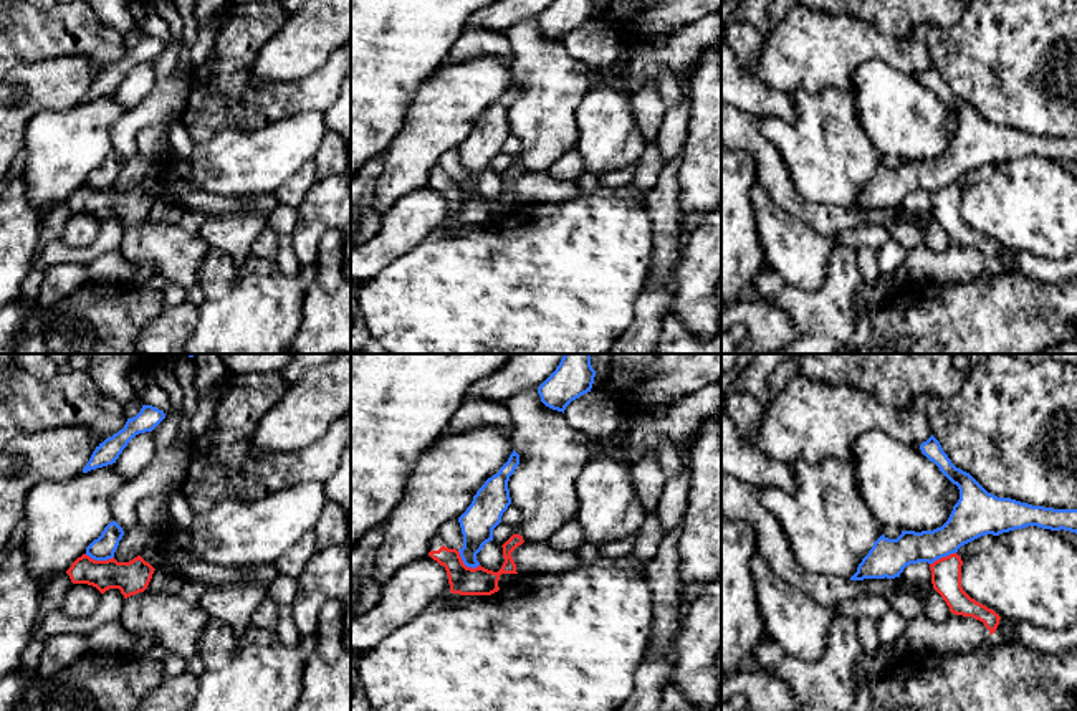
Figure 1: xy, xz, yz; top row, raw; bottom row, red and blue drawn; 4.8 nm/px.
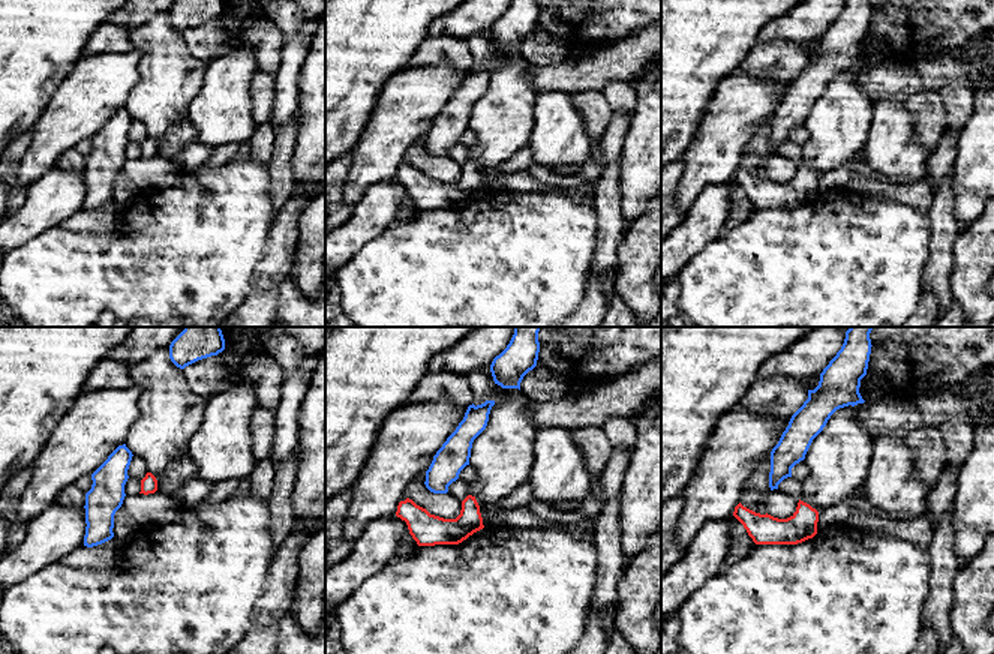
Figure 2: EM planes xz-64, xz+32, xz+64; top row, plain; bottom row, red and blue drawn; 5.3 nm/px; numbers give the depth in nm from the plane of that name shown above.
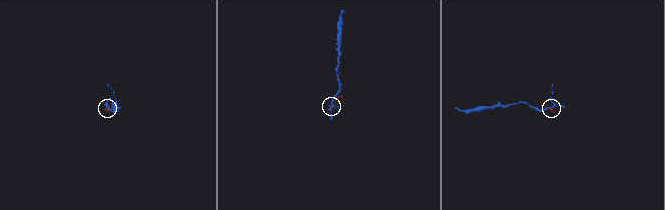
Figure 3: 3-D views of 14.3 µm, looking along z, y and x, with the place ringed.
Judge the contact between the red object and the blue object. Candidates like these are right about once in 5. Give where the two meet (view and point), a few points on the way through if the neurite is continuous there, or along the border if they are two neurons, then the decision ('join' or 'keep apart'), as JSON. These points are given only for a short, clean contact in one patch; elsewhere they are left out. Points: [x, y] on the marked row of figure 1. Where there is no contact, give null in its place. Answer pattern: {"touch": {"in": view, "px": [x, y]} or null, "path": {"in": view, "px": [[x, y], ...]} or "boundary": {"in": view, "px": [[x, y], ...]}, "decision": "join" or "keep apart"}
{"touch": {"in": "xy", "px": [100, 561]}, "boundary": {"in": "xy", "px": [[85, 554], [95, 559], [113, 558]]}, "decision": "keep apart"}

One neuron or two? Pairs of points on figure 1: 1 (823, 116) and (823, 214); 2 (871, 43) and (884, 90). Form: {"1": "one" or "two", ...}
{"1": "two", "2": "two"}

